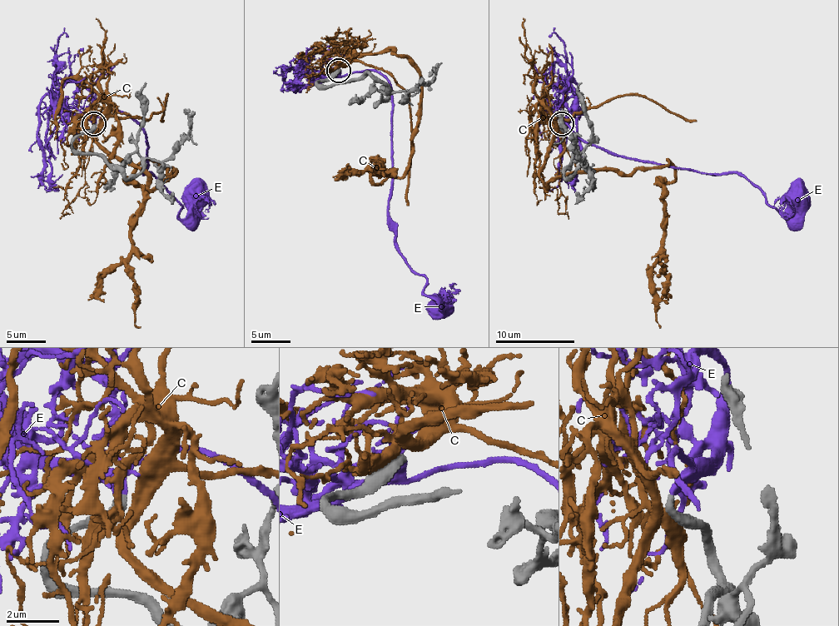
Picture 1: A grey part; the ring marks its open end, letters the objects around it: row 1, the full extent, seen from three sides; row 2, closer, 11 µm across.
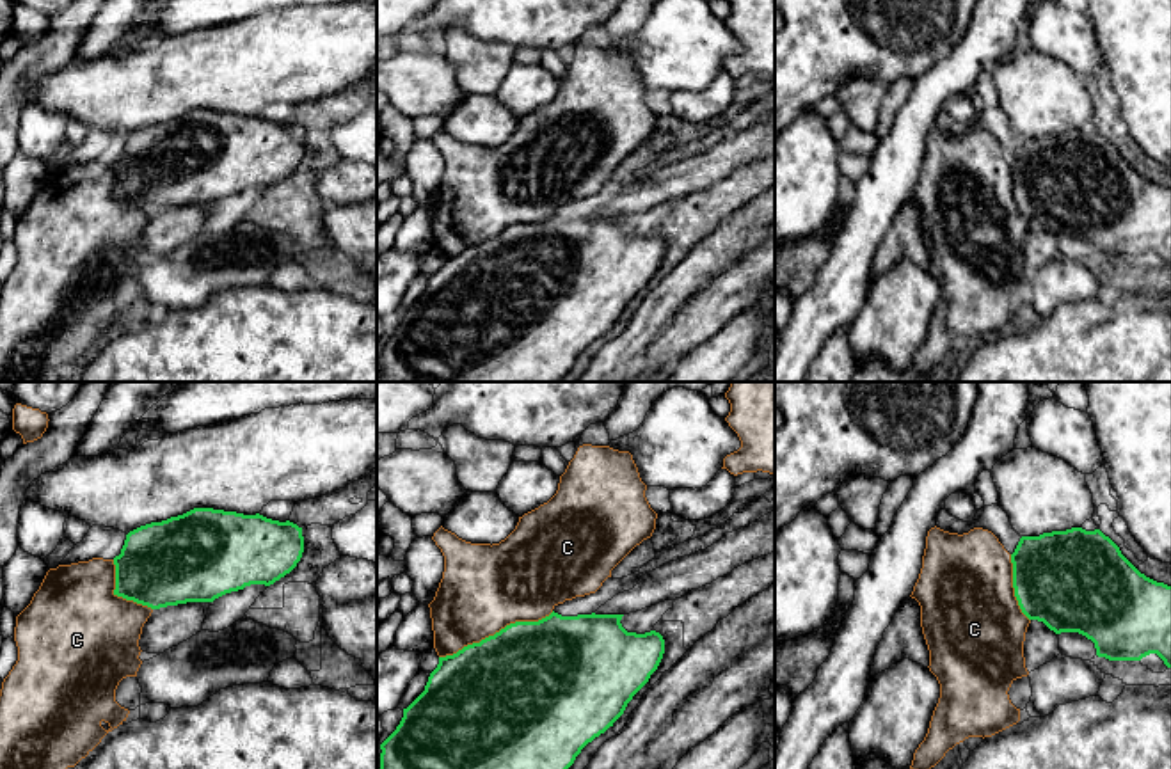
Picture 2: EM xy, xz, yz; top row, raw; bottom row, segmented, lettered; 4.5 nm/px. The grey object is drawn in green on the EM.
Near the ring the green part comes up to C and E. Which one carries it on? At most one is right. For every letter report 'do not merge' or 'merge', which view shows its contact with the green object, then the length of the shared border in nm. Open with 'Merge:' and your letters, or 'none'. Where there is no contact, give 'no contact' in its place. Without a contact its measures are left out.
Merge: E
C: do not merge | xz | 550 nm
E: merge | no contact

